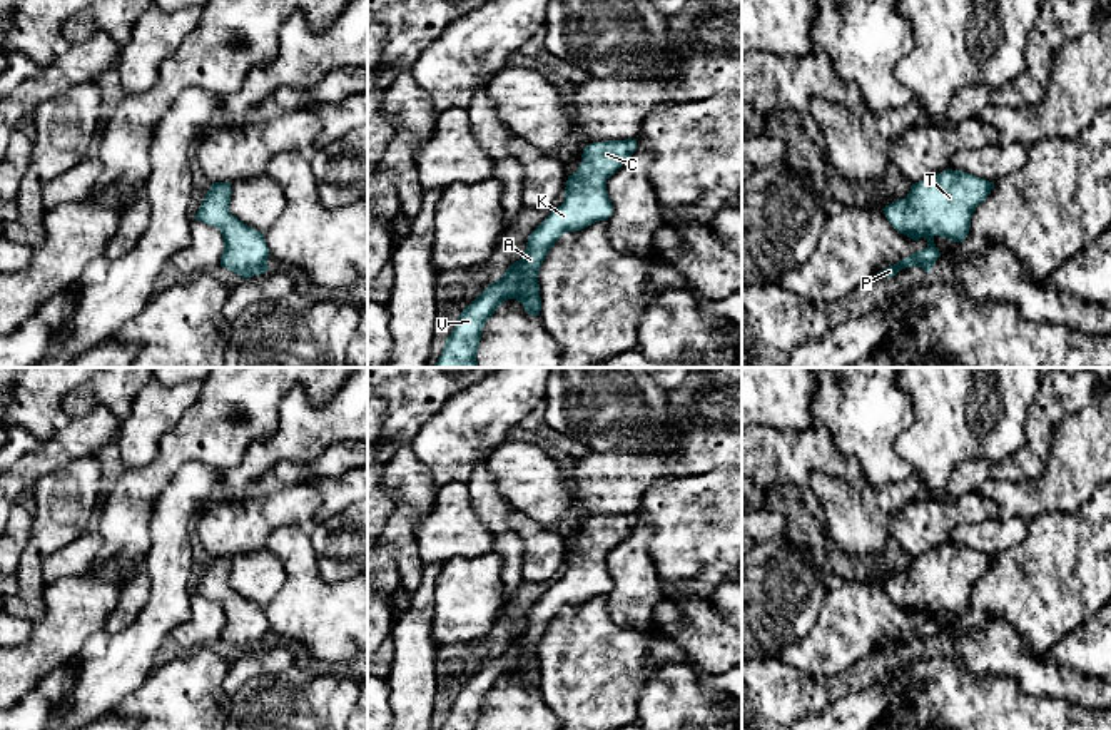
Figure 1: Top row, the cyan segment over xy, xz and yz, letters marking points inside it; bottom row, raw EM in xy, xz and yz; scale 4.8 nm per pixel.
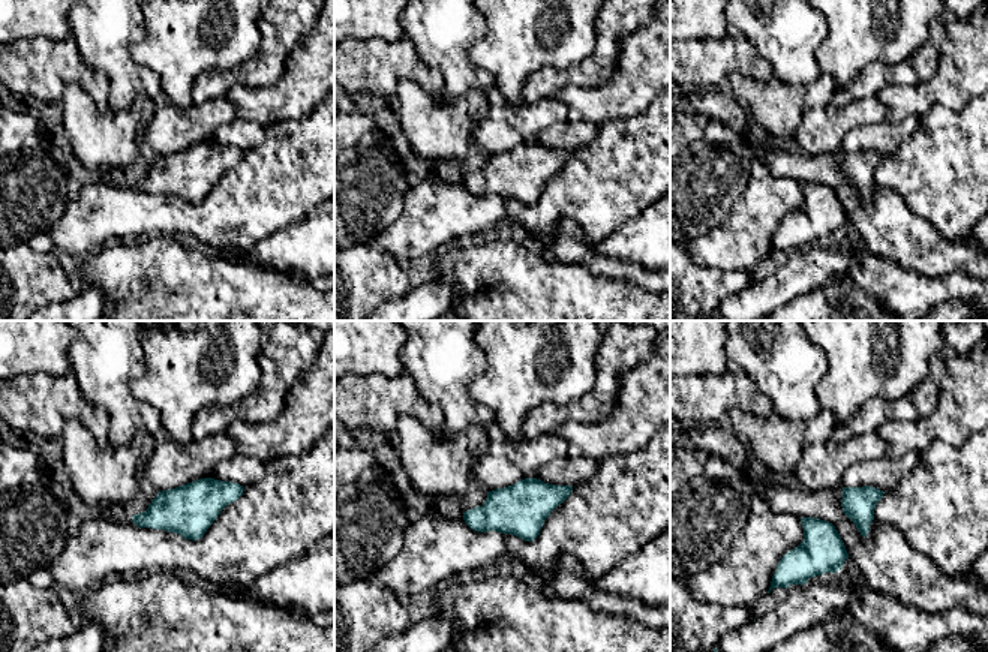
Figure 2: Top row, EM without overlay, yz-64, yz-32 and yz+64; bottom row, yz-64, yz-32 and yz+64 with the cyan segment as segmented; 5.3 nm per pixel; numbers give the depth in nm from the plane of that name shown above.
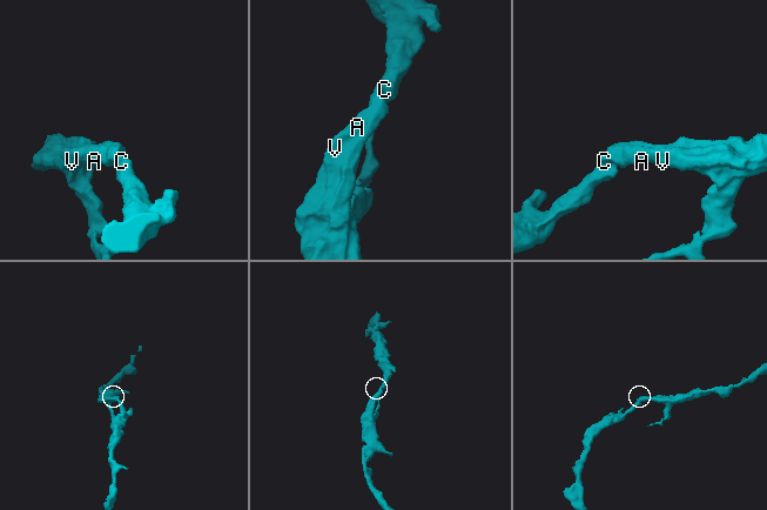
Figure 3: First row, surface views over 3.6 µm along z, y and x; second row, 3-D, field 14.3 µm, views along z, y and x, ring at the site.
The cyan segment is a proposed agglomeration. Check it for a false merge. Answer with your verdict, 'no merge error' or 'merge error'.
no merge error

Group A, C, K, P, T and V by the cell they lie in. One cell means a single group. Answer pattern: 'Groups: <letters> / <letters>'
Groups: A C K P T V

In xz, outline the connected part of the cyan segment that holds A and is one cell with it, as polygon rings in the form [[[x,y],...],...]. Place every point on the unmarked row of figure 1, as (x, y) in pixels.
[[[637,513],[593,516],[583,523],[583,536],[568,550],[563,578],[530,608],[523,631],[463,683],[441,730],[476,730],[486,695],[508,673],[521,677],[530,690],[540,690],[538,646],[548,625],[565,606],[581,605],[613,588],[606,555],[635,525]]]

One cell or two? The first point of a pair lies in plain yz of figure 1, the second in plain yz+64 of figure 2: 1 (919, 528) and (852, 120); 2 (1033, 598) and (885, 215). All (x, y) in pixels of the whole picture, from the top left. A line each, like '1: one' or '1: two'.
1: one
2: two

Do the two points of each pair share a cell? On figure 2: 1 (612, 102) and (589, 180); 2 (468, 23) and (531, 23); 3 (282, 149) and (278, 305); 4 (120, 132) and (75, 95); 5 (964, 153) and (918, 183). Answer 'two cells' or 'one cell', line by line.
1: two cells
2: two cells
3: two cells
4: one cell
5: one cell

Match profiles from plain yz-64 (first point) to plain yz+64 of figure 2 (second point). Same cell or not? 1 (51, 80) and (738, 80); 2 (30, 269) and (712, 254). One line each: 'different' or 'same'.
1: different
2: different

